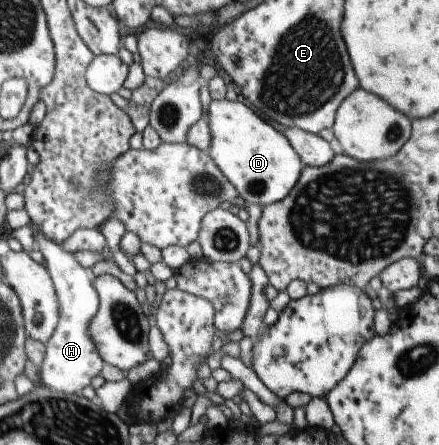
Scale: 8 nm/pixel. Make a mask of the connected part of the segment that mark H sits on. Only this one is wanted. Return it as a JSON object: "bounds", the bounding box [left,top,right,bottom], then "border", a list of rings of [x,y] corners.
{"bounds":[26,222,105,395],"border":[[[28,222],[26,224],[32,232],[34,248],[40,251],[45,262],[45,269],[50,276],[54,292],[59,304],[59,319],[52,336],[45,342],[45,352],[42,364],[37,369],[39,383],[52,390],[68,395],[80,395],[81,390],[89,386],[90,380],[100,374],[105,362],[96,352],[95,342],[90,340],[88,324],[90,318],[98,310],[98,294],[94,290],[94,274],[90,268],[80,266],[72,253],[61,250],[56,243],[45,238],[38,232],[38,228]]]}

